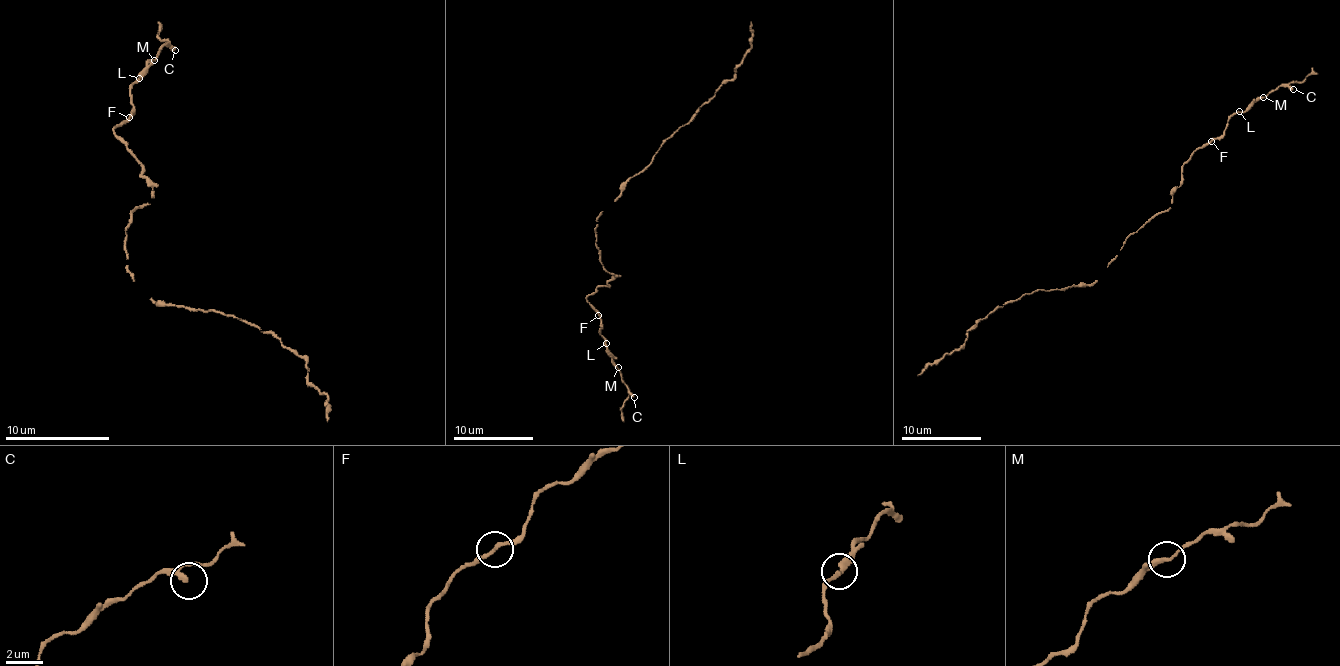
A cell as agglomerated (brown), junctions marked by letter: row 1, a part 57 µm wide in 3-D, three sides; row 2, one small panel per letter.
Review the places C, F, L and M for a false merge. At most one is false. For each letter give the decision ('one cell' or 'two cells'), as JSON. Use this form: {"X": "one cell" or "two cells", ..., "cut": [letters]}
{"C": "one cell", "F": "one cell", "L": "one cell", "M": "one cell", "cut": []}

